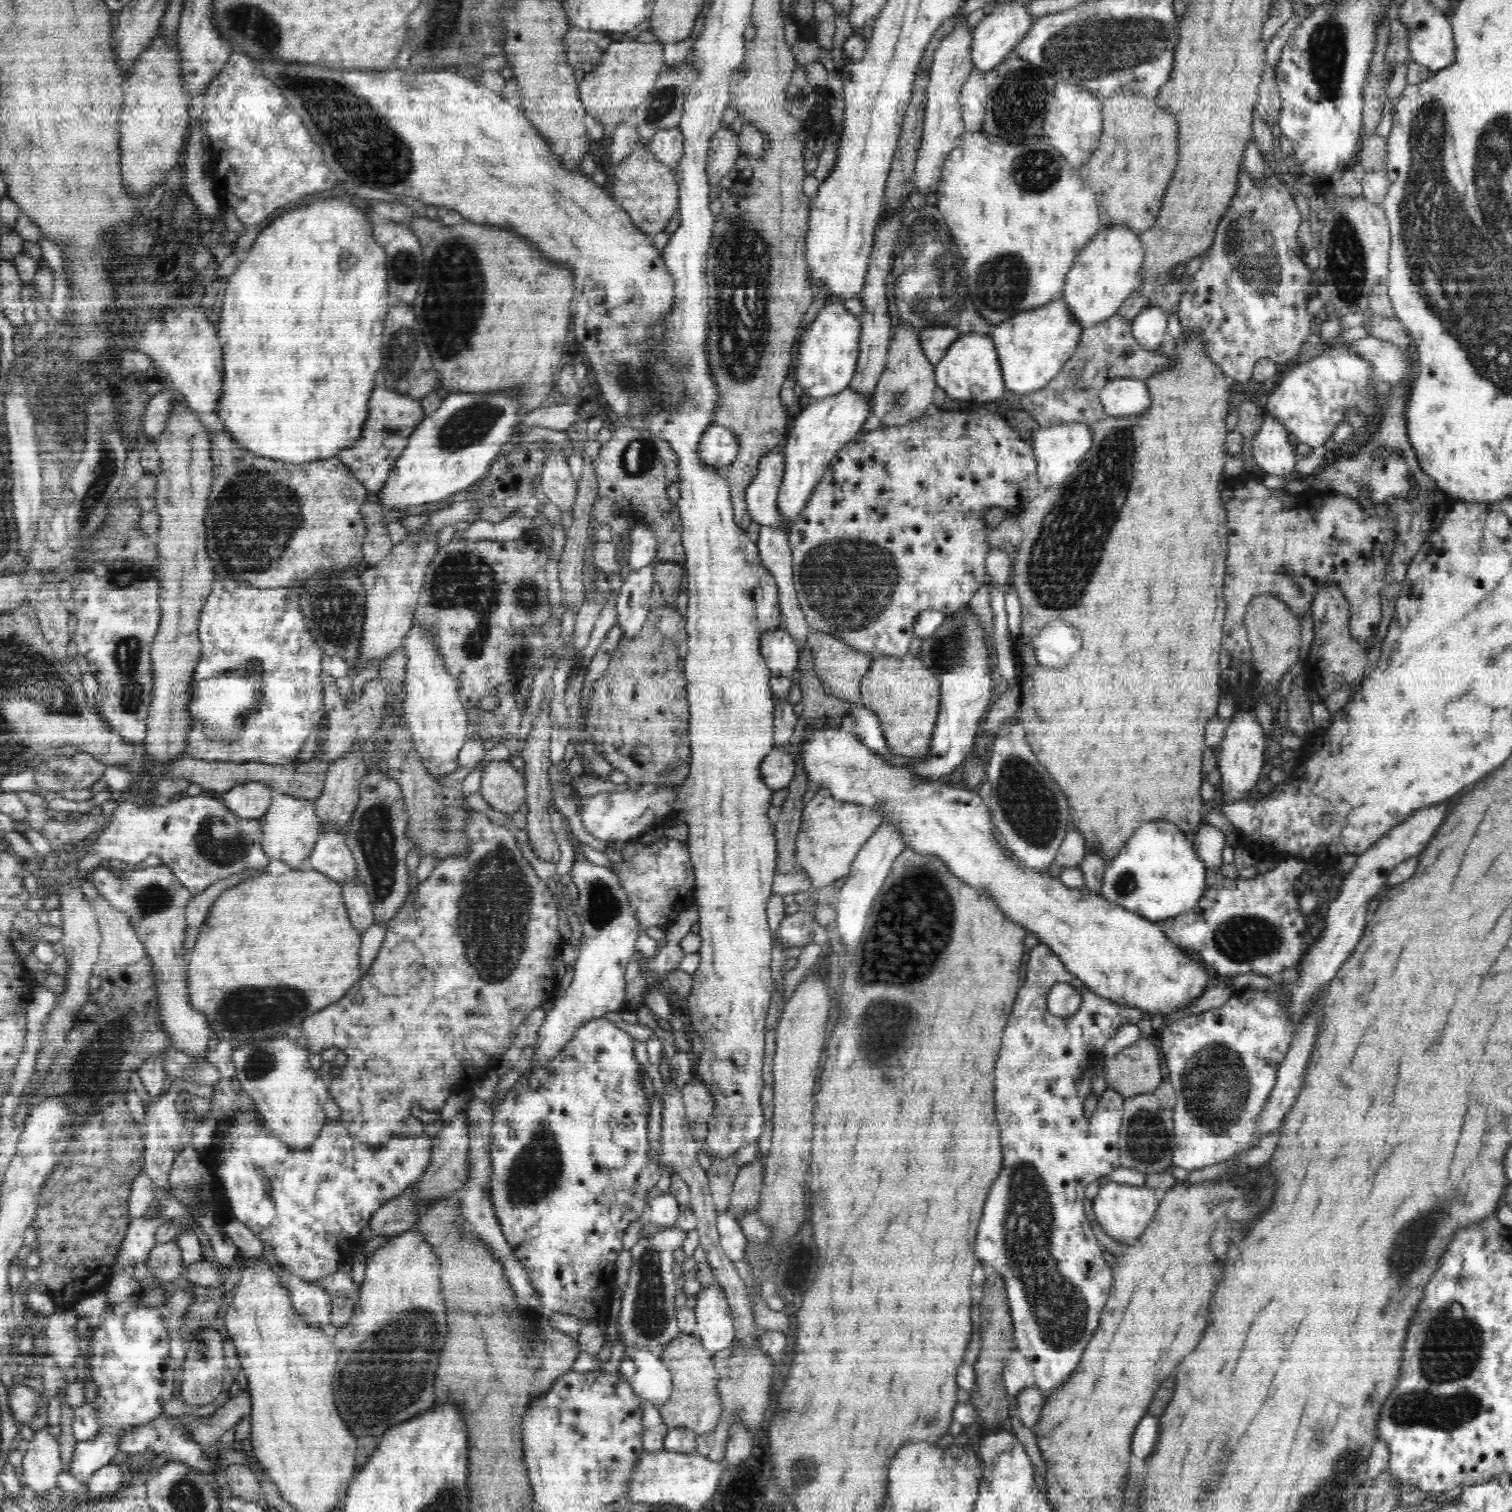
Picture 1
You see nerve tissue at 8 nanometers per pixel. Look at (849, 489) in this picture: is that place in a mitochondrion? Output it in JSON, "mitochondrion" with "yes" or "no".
{"mitochondrion":"no"}

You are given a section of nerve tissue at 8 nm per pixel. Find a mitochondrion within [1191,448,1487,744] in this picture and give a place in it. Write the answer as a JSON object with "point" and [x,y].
{"point":[1285,573]}

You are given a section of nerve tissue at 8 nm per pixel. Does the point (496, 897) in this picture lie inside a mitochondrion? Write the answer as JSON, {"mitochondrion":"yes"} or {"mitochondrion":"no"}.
{"mitochondrion":"yes"}

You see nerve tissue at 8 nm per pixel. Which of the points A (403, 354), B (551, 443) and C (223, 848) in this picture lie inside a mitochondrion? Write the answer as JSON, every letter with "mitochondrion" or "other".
{"A":"mitochondrion","B":"other","C":"mitochondrion"}

